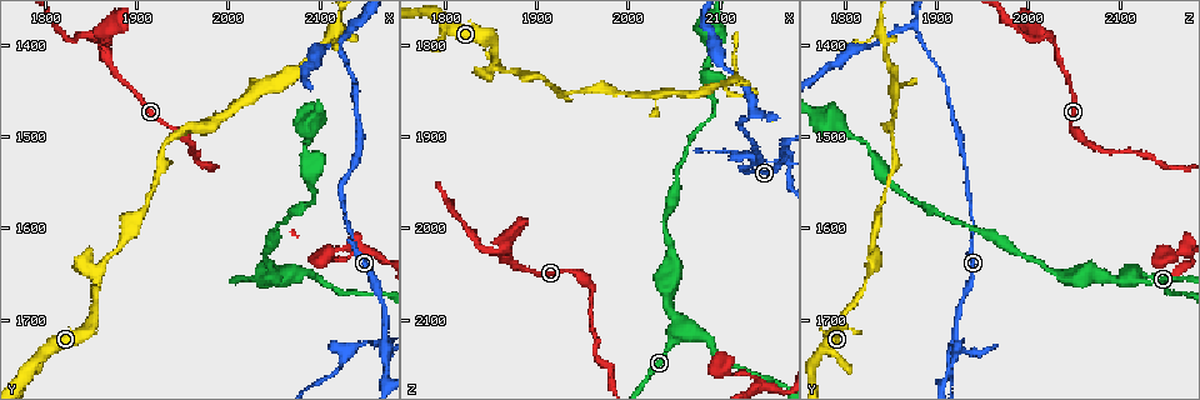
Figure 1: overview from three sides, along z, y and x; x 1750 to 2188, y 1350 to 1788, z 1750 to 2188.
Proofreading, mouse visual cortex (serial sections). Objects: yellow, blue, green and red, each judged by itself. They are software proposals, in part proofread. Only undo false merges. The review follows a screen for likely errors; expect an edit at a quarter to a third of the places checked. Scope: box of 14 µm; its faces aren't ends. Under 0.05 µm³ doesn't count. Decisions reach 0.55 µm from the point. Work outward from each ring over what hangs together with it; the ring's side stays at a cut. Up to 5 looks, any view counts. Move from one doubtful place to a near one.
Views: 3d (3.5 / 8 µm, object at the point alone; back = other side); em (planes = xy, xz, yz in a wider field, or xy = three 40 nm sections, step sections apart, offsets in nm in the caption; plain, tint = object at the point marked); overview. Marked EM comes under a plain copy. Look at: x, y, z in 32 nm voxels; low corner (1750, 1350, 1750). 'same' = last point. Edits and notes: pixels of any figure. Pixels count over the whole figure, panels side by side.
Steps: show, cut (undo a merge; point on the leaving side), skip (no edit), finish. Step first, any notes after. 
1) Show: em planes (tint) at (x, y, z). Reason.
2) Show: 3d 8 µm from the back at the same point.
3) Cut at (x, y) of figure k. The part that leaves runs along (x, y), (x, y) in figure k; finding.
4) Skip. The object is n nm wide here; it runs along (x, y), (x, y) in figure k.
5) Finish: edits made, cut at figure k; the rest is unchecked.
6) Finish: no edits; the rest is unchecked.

Show: 3d 3.5 µm at (2050, 1655, 2120). Three arms meet.

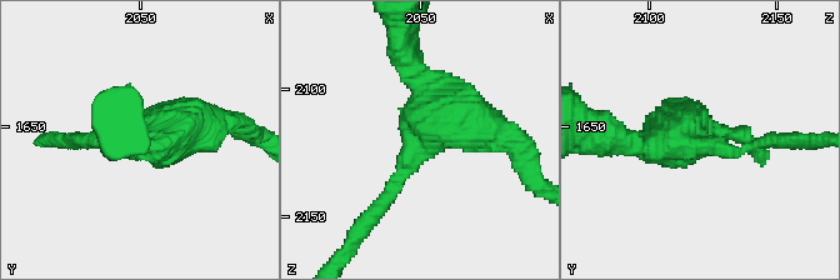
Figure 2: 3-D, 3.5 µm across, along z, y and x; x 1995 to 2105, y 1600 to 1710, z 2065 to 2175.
Show: em xy step 3 (tint) at (2052, 1656, 2120).

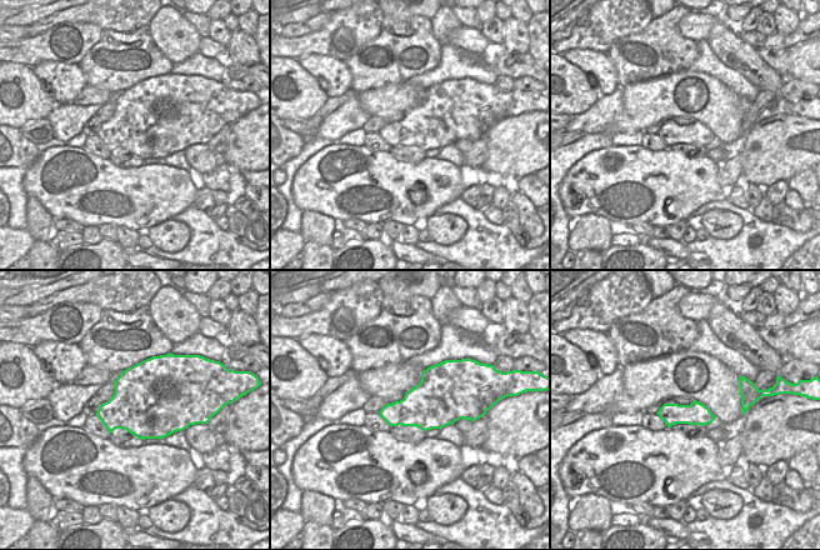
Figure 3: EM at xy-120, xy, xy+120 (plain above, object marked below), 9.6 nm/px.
Show: em planes (tint) at the same point. Another direction.

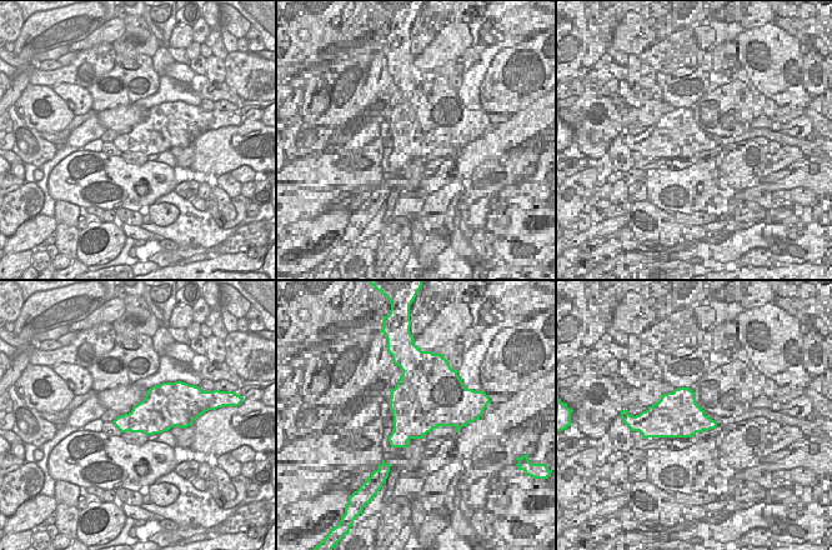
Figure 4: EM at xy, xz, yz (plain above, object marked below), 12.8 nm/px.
Skip. The object is 480 nm wide here; it runs along (743, 148), (630, 144), (609, 133) in figure 2; one cell here.

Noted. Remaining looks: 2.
Show: 3d 3.5 µm at (1855, 1655, 1825). A narrow waist.

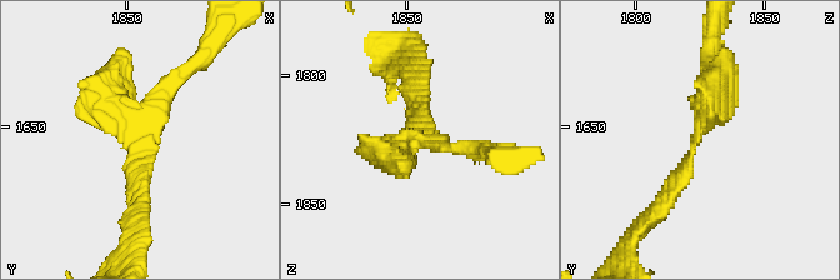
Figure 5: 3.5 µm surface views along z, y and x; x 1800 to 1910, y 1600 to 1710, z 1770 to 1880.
Show: em planes (tint) at (1858, 1655, 1824). 3 arms meet here; the arms are 150, 200, 400 nm wide.

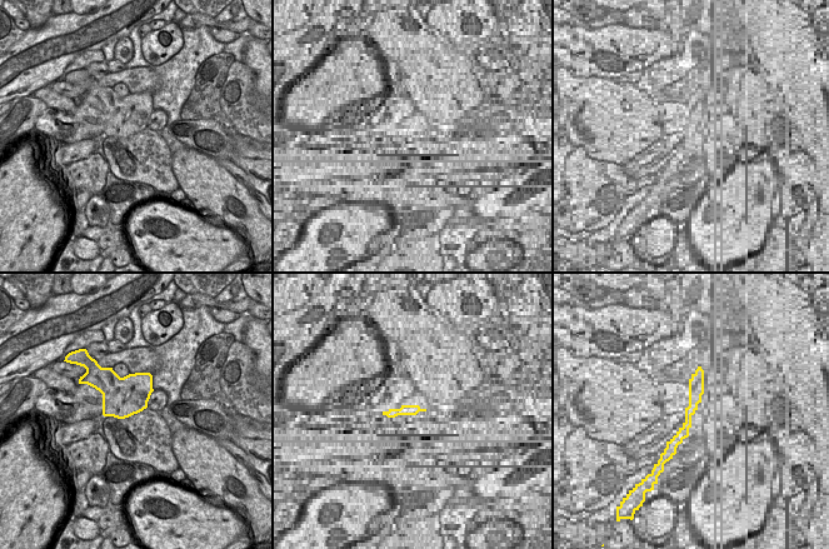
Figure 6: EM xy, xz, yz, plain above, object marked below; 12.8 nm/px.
Skip. It runs along (653, 213), (695, 144), (708, 71) in figure 5; continuous, no second cell.

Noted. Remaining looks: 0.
Finish: no edits; the rest is unchecked.

